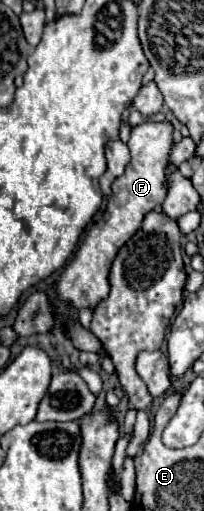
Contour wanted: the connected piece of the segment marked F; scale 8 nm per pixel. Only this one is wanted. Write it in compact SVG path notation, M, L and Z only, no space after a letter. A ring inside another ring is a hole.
M143 122L131 130L131 138L127 142L131 150L131 162L125 168L125 174L113 182L113 192L107 200L107 208L95 224L85 232L73 260L65 266L63 274L57 282L57 298L63 304L81 308L95 308L101 300L109 296L109 270L119 252L119 248L139 230L147 212L161 206L165 200L165 166L167 156L173 144L173 128L169 122Z

